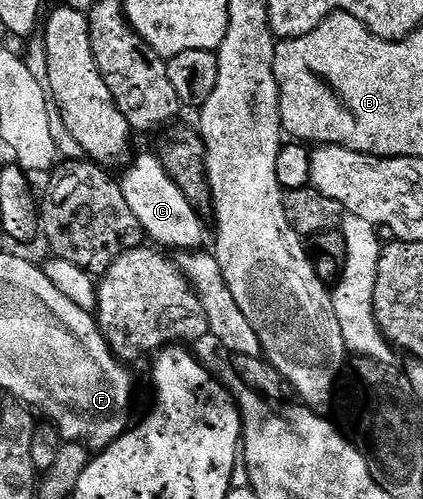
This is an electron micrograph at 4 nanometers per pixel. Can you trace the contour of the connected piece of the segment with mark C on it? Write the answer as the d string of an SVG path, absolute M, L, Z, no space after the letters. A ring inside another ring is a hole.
M142 153L134 161L130 174L121 178L122 194L128 199L128 207L132 207L132 215L140 223L143 234L150 237L155 246L171 251L198 251L206 241L206 229L202 226L199 210L192 207L192 203L176 183L168 175L161 160L150 153Z

